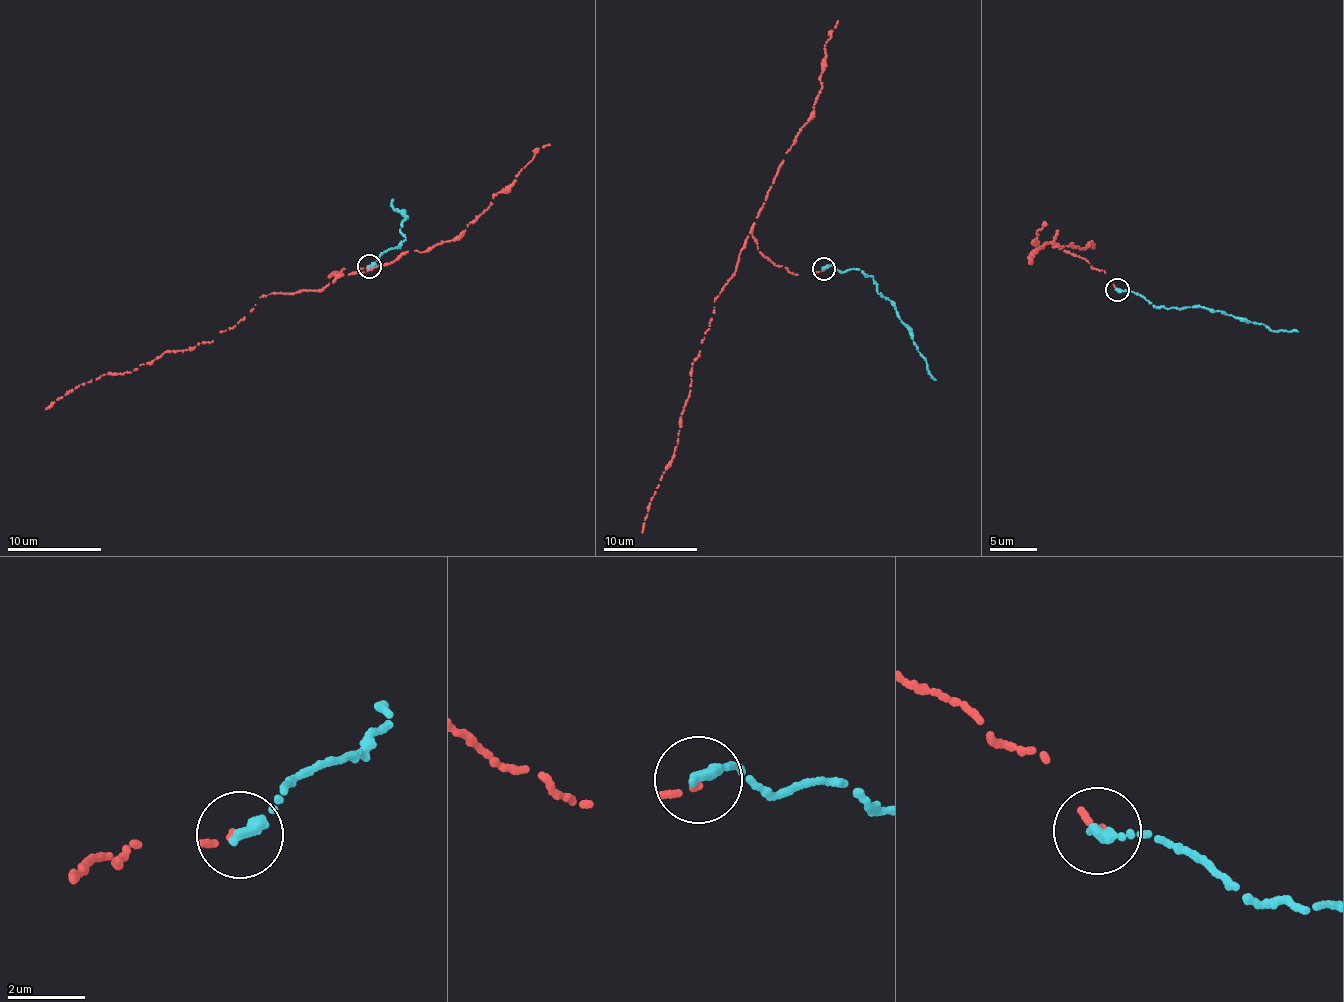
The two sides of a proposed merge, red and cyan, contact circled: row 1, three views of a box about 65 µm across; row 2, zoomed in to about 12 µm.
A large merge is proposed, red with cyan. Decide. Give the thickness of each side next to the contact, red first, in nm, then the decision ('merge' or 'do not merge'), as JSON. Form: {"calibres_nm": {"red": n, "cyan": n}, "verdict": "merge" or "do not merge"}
{"calibres_nm": {"red": 150, "cyan": 320}, "verdict": "merge"}

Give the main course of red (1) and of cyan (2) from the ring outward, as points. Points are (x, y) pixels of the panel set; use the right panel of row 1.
1: (1118, 289), (1067, 251), (1041, 247), (1053, 242), (1057, 229), (1052, 246), (1082, 248), (1092, 240), (1094, 247)
2: (1116, 290), (1127, 289), (1155, 306), (1206, 307), (1277, 332), (1298, 331)

